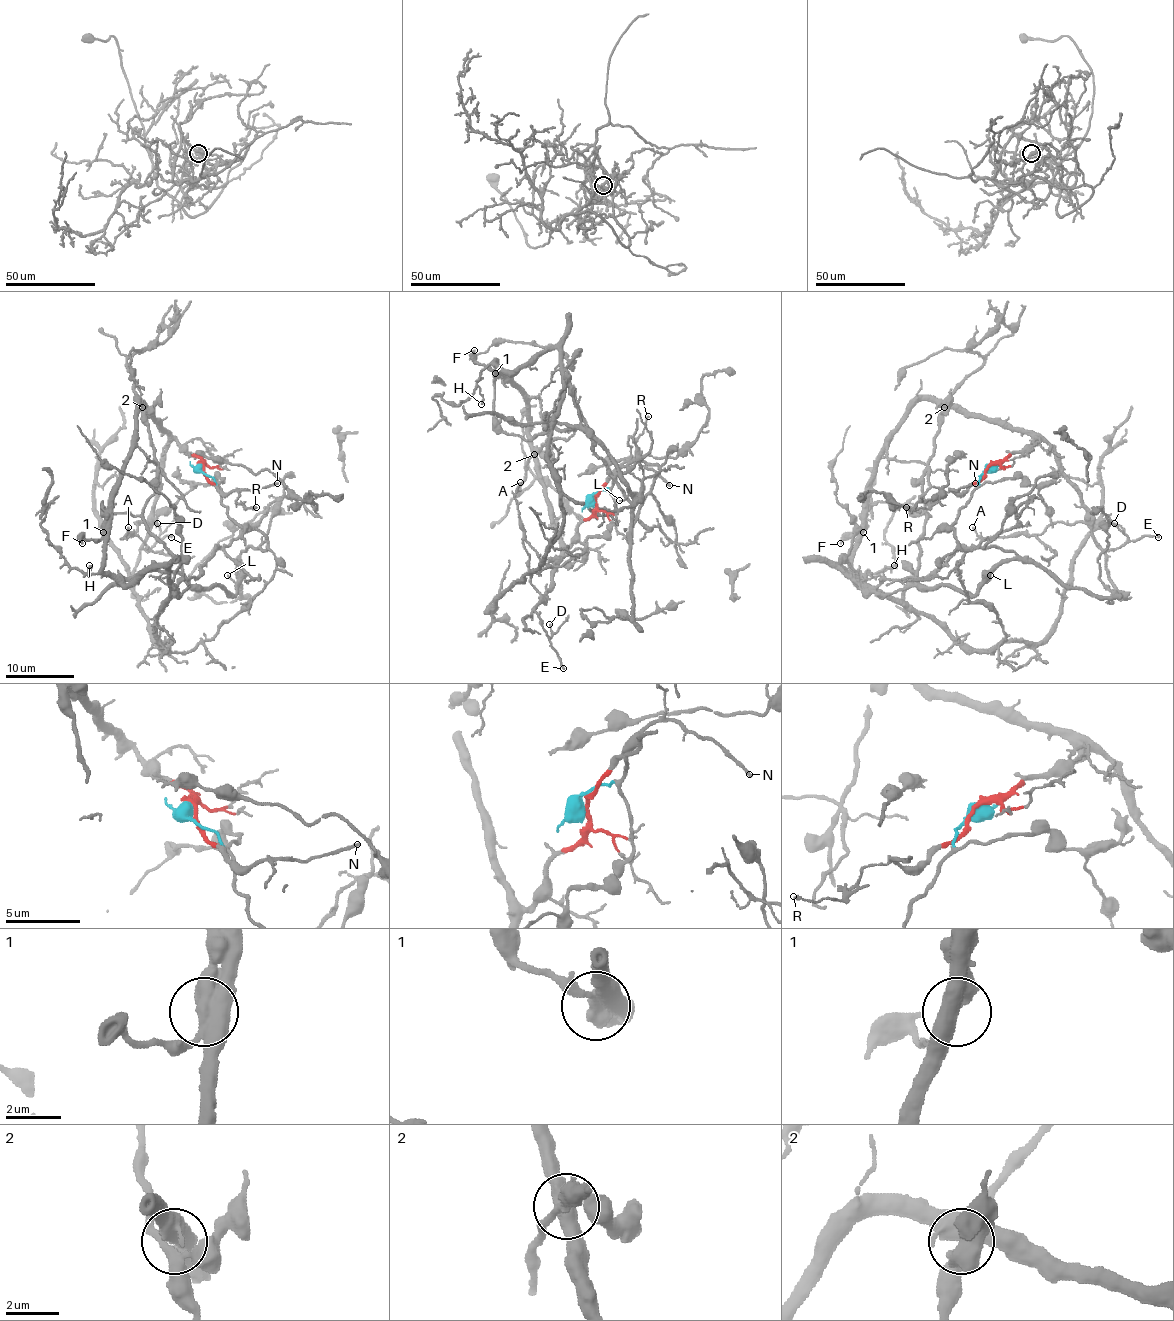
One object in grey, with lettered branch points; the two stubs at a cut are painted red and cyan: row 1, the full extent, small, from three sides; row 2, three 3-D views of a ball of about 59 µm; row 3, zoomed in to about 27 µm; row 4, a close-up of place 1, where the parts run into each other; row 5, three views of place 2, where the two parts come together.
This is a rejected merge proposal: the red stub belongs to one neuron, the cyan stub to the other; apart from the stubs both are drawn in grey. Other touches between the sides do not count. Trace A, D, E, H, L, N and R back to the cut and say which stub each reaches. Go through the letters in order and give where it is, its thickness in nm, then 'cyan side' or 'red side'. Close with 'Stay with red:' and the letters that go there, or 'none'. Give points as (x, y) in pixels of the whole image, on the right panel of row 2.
A: at (972, 527); 120 nm thick; red side
D: at (1114, 523); 90 nm thick; red side
E: at (1158, 537); 180 nm thick; red side
H: at (894, 565); 140 nm thick; red side
L: at (990, 575); 90 nm thick; cyan side
N: at (975, 483); 200 nm thick; red side
R: at (906, 507); 160 nm thick; red side
Stay with red: A, D, E, H, N, R

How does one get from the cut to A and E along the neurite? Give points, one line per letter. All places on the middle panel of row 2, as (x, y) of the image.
A: (594, 499), (596, 509), (579, 525), (543, 596), (531, 583), (529, 554), (522, 542), (516, 492), (521, 482)
E: (594, 499), (596, 509), (579, 525), (577, 535), (565, 548), (553, 571), (550, 588), (534, 612), (563, 668)

